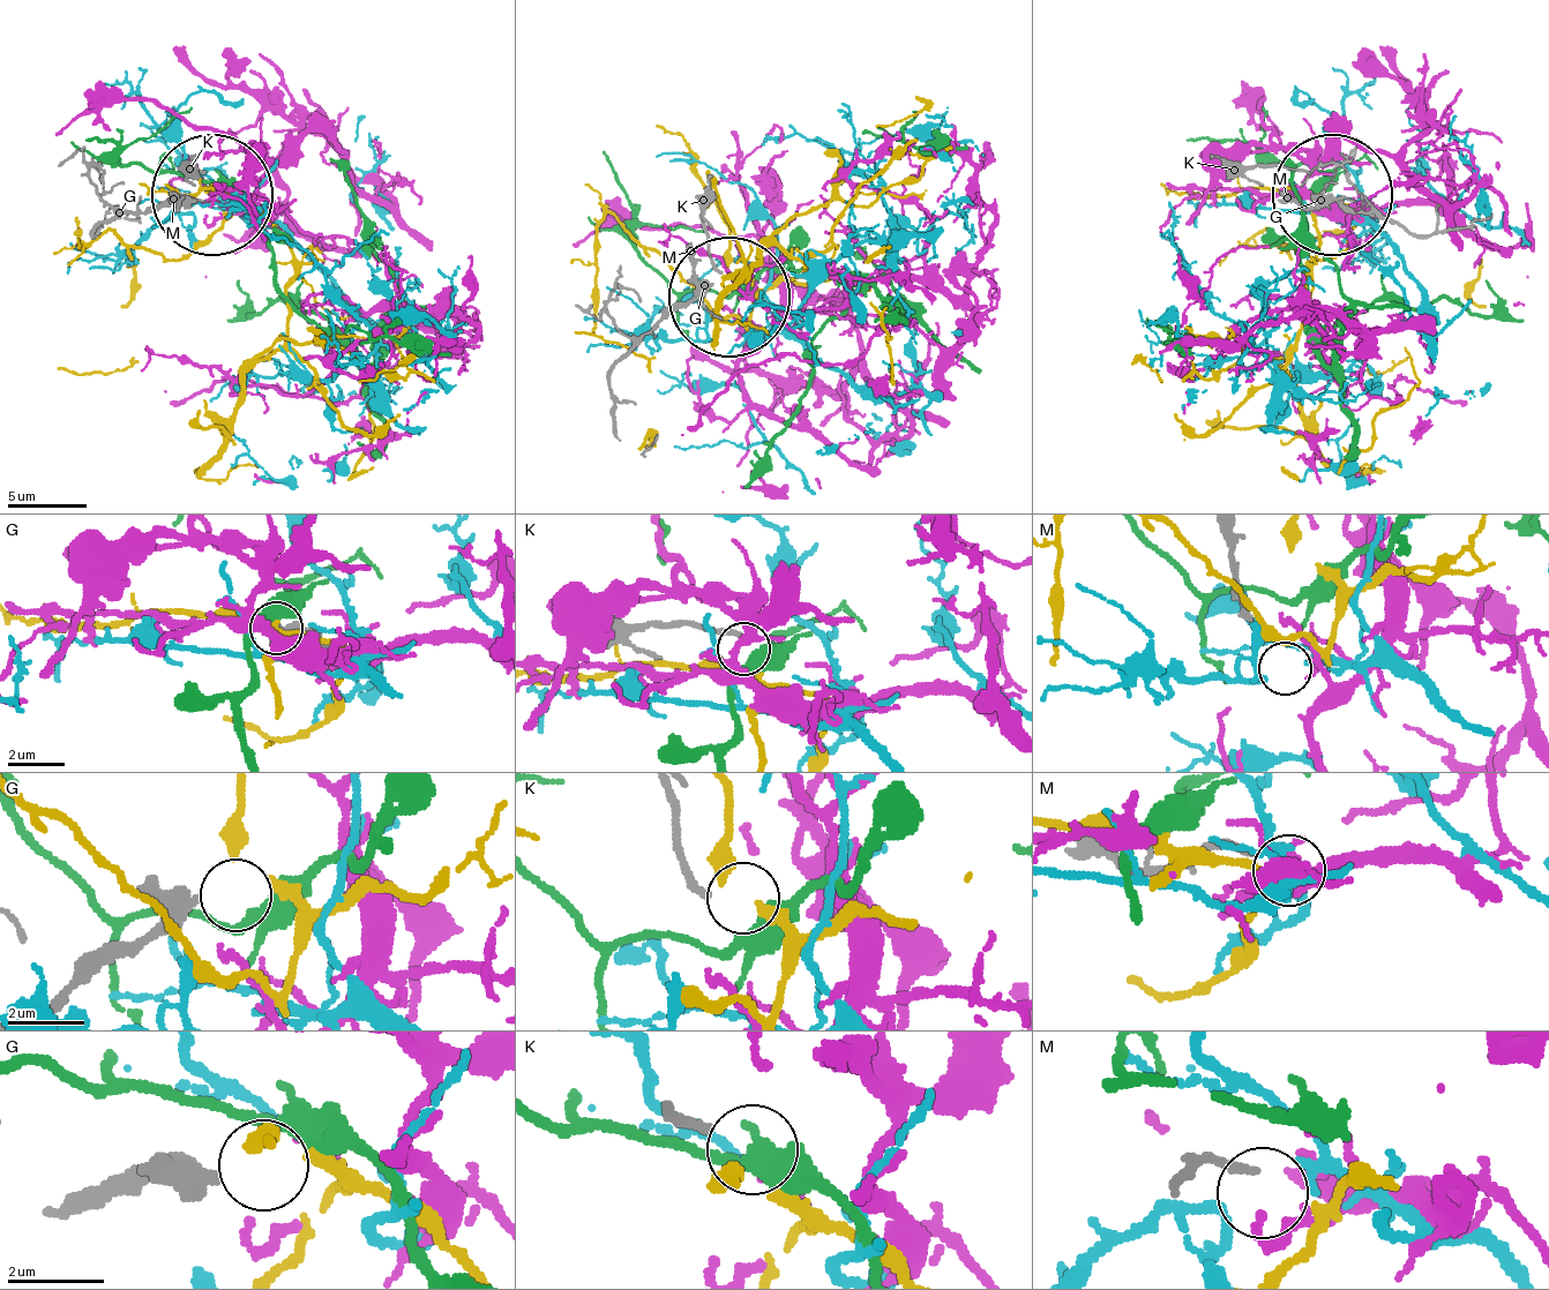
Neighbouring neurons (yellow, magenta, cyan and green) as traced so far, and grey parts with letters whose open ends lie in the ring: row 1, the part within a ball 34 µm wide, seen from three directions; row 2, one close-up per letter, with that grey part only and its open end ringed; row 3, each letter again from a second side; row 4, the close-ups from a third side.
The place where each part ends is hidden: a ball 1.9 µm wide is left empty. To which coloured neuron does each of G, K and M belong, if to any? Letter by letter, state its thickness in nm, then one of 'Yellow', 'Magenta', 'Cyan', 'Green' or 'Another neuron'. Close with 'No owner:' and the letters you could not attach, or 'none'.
G: Thickness 360 nm. Another neuron
K: Thickness 190 nm. Green
M: Thickness 180 nm. Cyan
No owner: G

